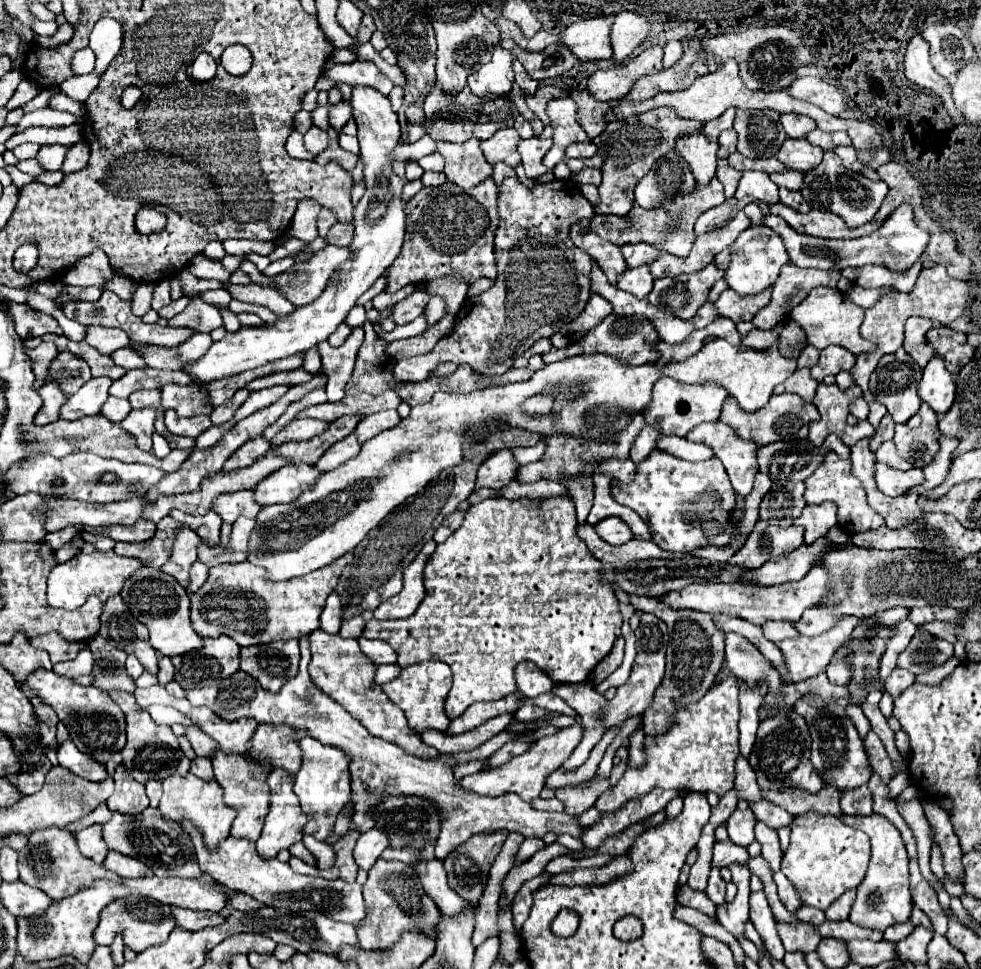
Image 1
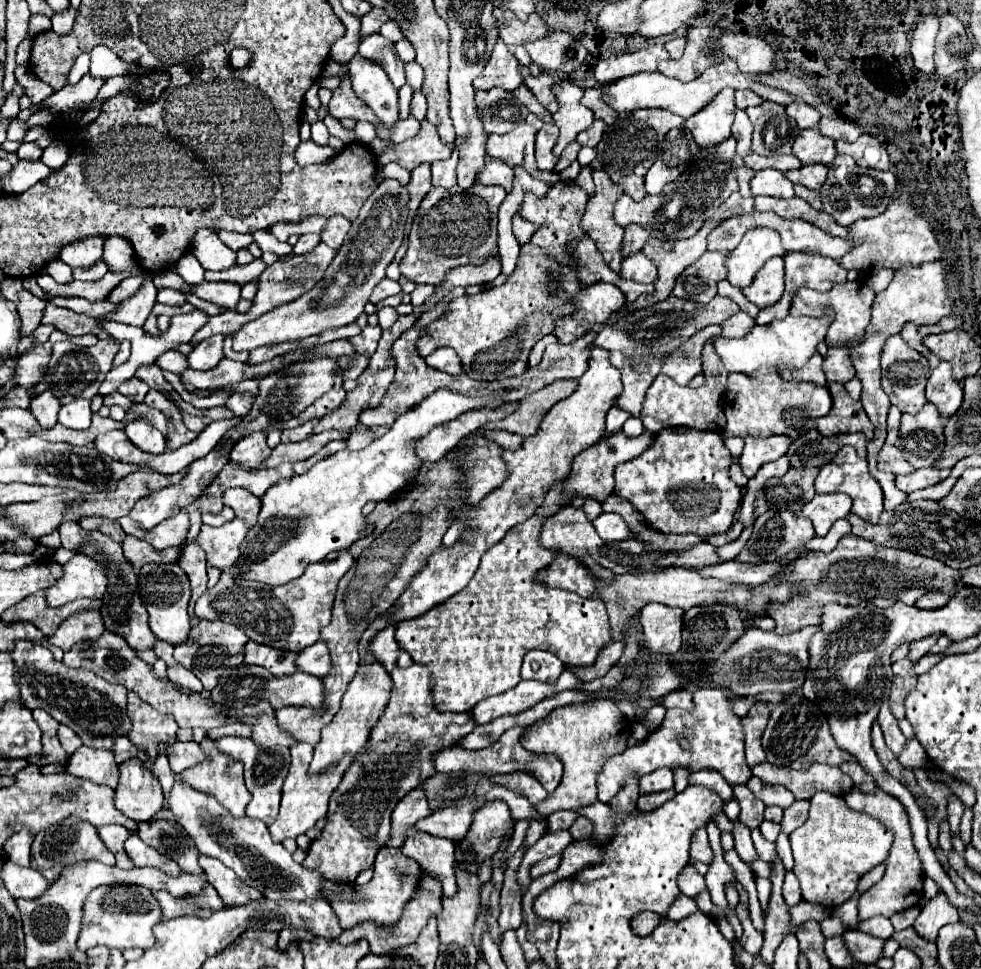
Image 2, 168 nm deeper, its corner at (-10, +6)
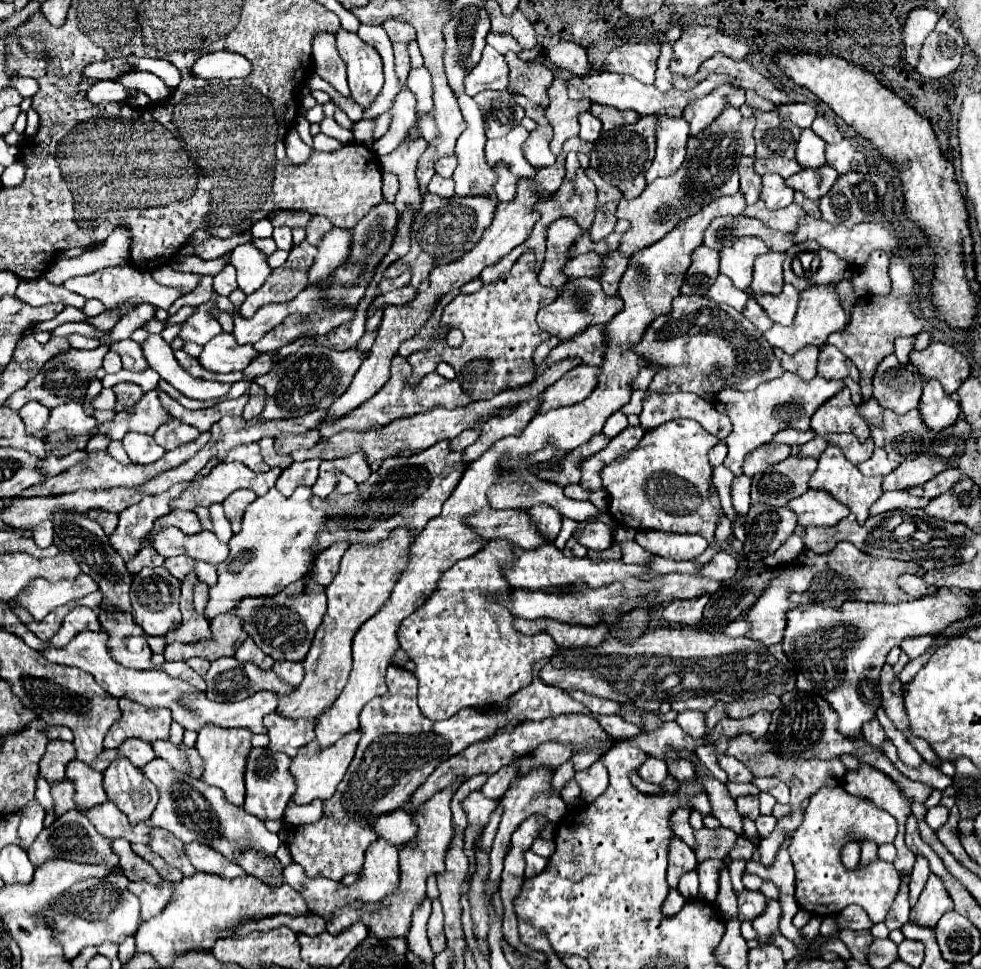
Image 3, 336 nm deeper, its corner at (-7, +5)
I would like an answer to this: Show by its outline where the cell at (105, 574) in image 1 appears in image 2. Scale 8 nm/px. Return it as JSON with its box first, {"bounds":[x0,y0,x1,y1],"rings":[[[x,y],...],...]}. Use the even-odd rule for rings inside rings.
{"bounds":[44,554,108,608],"rings":[[[76,554],[70,562],[64,564],[62,580],[44,590],[44,598],[50,608],[58,608],[78,598],[102,598],[106,584],[108,580],[104,568],[92,558]]]}

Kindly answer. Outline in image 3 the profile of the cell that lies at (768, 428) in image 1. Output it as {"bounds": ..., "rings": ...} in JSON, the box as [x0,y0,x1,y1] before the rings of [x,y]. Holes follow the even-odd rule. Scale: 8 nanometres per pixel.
{"bounds":[715,371,843,477],"rings":[[[785,371],[781,377],[761,383],[755,391],[737,391],[733,387],[725,387],[717,393],[715,405],[723,411],[731,423],[733,431],[725,437],[725,445],[729,449],[725,457],[725,467],[731,469],[737,477],[743,475],[743,459],[757,449],[771,441],[771,437],[781,429],[799,429],[807,431],[811,415],[833,395],[843,389],[843,381],[825,381],[823,377],[815,377],[811,381],[803,381],[797,375]]]}

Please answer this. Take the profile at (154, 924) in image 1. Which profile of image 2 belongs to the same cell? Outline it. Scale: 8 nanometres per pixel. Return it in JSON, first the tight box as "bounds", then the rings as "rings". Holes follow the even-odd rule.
{"bounds":[78,884,162,952],"rings":[[[114,884],[102,896],[96,896],[92,892],[84,900],[84,916],[82,916],[82,930],[78,936],[78,950],[86,952],[88,948],[92,948],[96,944],[102,944],[108,948],[118,948],[118,950],[126,950],[126,948],[144,948],[146,950],[156,942],[156,938],[152,934],[152,926],[160,920],[162,920],[160,904],[148,888]]]}

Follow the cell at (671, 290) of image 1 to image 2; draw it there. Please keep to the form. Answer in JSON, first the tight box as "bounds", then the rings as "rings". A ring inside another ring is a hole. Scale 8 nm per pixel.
{"bounds":[672,252,726,304],"rings":[[[704,252],[700,260],[688,266],[676,280],[672,296],[708,304],[716,296],[716,284],[726,278],[726,254]]]}

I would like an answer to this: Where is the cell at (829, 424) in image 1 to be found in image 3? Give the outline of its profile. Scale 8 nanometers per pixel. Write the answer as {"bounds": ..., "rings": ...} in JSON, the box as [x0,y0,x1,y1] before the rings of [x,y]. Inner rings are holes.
{"bounds":[811,387,871,441],"rings":[[[843,387],[835,397],[825,401],[821,409],[811,417],[811,429],[817,435],[825,433],[853,433],[859,441],[865,441],[871,431],[865,419],[859,415],[857,405],[849,397],[849,389]]]}

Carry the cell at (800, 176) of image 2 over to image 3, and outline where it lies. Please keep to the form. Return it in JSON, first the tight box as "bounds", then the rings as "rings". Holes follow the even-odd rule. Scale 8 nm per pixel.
{"bounds":[785,165,837,199],"rings":[[[823,165],[817,169],[801,169],[797,175],[787,177],[785,183],[809,199],[821,199],[831,189],[833,181],[837,181],[837,177],[837,171],[833,171],[829,165]]]}

